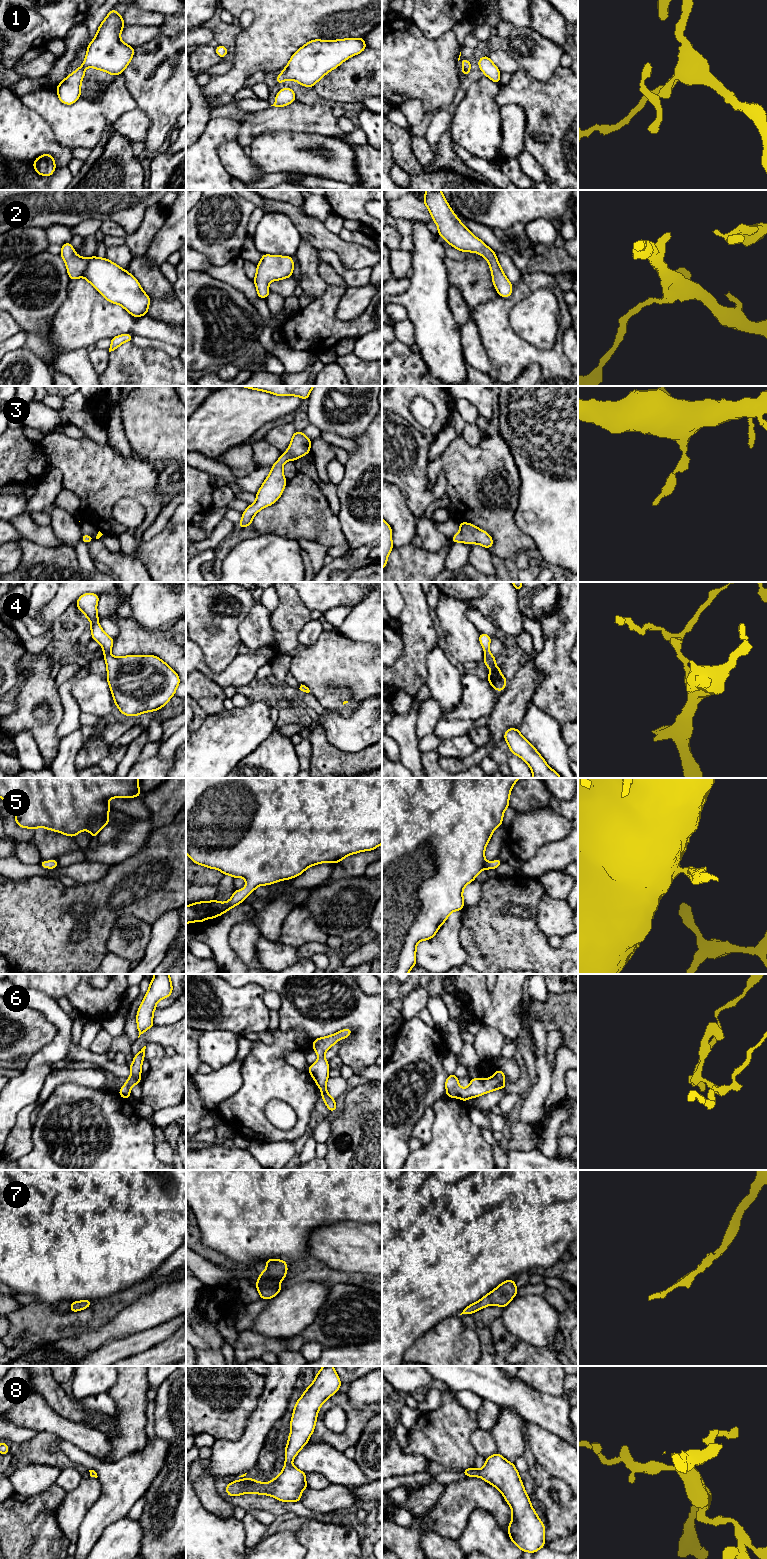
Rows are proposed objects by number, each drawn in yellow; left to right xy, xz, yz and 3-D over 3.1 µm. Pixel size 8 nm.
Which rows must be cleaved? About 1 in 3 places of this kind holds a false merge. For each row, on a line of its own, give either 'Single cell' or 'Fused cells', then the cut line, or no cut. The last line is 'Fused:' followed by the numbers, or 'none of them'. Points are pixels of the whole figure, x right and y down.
1: Single cell. No split
2: Single cell. No split
3: Single cell. No split
4: Single cell. No split
5: Single cell. No split
6: Single cell. No split
7: Single cell. No split
8: Single cell. No split
Fused: none of them

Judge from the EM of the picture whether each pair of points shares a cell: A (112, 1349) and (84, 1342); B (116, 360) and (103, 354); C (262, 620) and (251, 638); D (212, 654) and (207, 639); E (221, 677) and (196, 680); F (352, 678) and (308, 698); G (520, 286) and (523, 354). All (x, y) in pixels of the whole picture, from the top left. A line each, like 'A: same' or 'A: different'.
A: different
B: different
C: same
D: same
E: different
F: different
G: same

